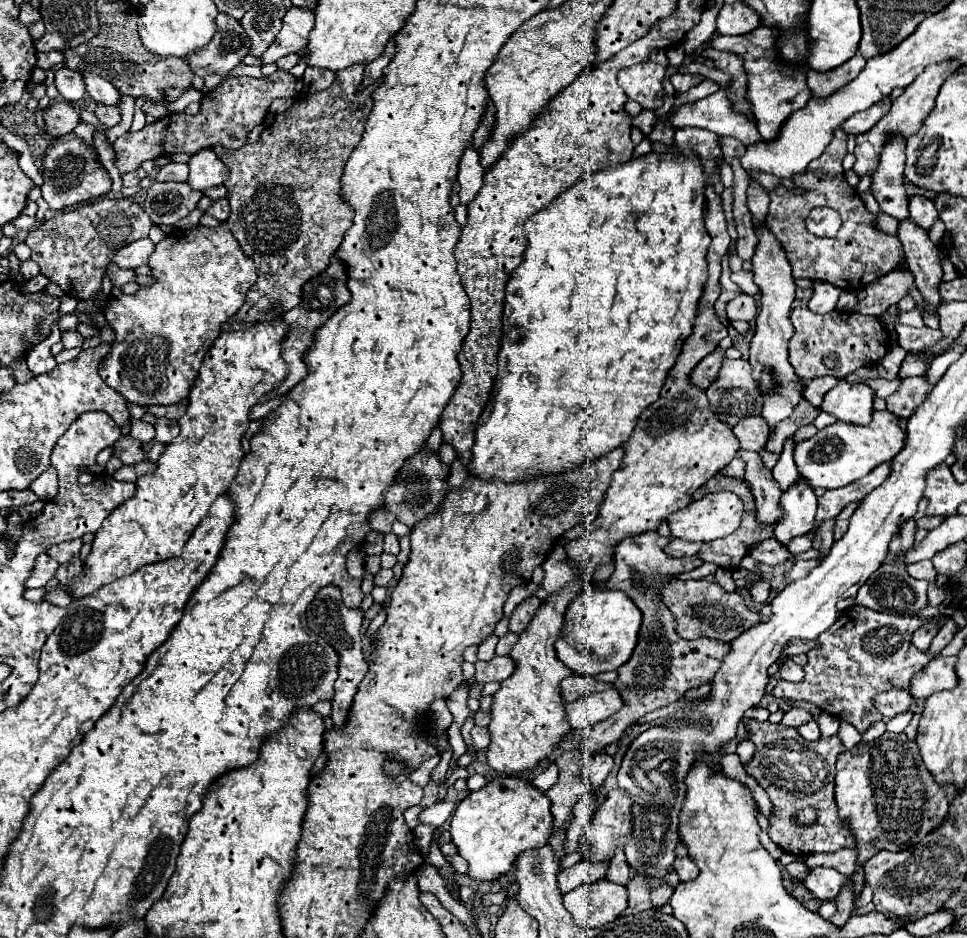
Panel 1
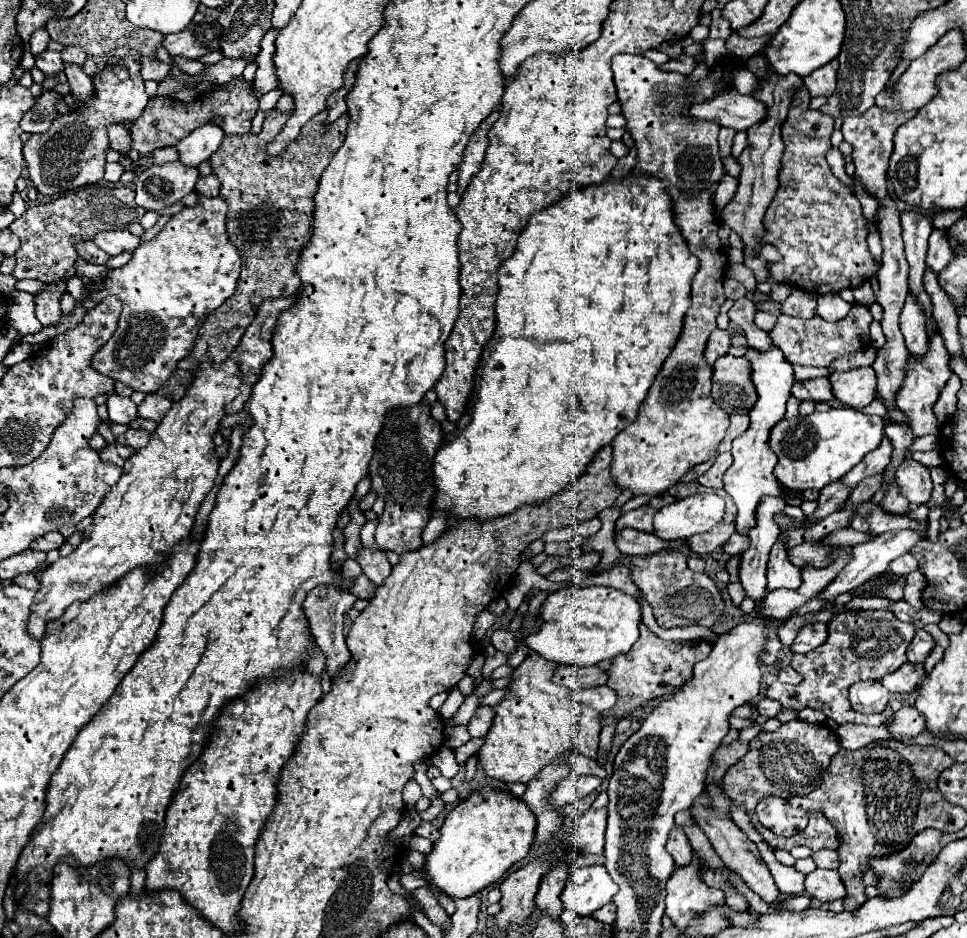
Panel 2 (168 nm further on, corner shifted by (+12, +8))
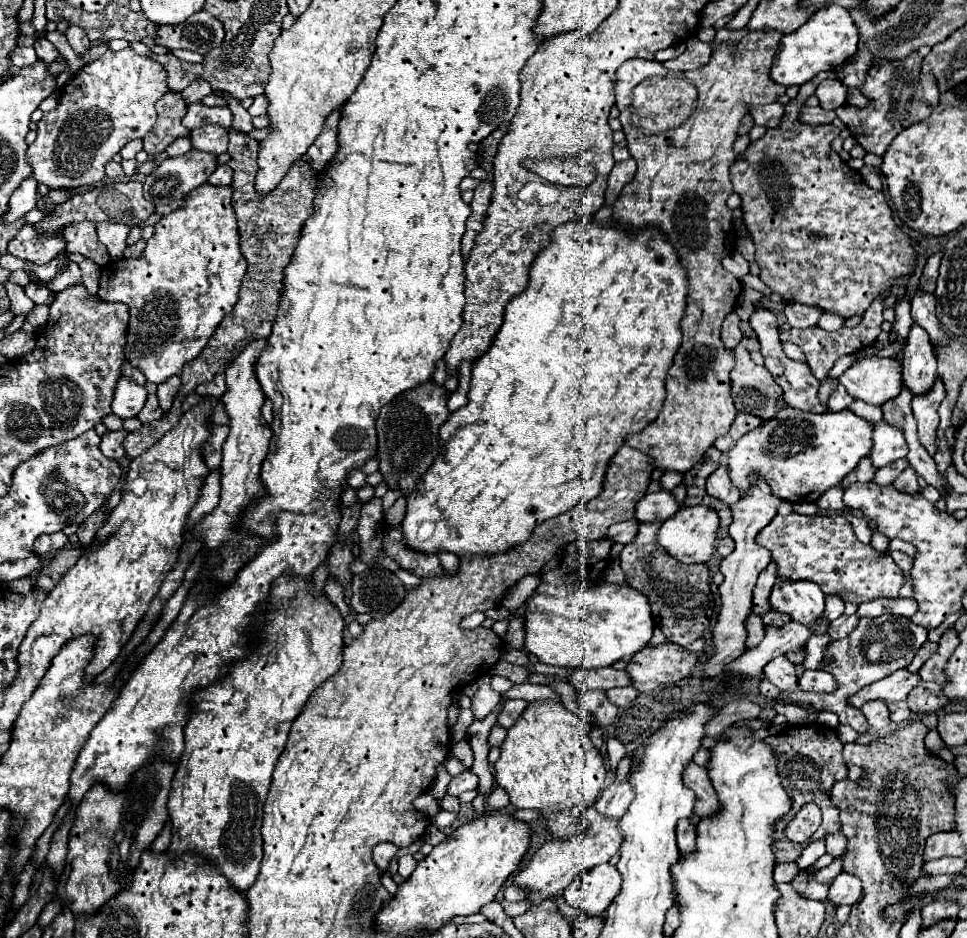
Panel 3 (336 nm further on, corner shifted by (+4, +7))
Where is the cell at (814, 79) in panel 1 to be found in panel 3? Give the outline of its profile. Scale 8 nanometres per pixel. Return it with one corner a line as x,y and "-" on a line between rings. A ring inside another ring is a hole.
826,79
818,85
816,97
820,99
820,107
826,111
834,111
846,103
846,85
836,79

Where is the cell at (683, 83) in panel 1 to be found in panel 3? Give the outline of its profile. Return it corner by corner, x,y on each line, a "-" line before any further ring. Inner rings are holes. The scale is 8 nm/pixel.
690,37
686,41
686,51
676,59
664,61
662,65
672,71
692,71
692,69
704,67
710,59
710,53
712,53
712,47
708,43
702,43
698,37

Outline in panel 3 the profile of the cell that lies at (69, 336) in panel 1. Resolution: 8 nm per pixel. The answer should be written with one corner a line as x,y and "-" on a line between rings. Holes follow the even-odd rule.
28,283
24,285
24,291
26,295
34,301
34,303
50,303
50,289
42,287
42,285
36,285
36,283

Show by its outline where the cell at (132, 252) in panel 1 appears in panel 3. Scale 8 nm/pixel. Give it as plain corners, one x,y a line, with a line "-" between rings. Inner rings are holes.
104,221
104,223
98,223
96,229
98,229
98,239
108,247
112,261
120,259
122,251
126,249
126,237
130,233
130,227
122,225
122,223

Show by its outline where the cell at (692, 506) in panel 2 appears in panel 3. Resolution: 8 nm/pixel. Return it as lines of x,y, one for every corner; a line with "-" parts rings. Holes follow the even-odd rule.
696,505
696,507
682,507
678,513
674,513
670,519
662,523
658,529
658,543
678,561
684,563
706,563
716,549
716,535
718,535
720,519
718,513
710,507

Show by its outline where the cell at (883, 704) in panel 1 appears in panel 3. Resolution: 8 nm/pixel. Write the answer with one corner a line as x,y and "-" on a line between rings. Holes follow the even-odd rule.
870,701
862,707
862,713
870,721
870,729
876,735
886,735
890,731
890,713
884,701

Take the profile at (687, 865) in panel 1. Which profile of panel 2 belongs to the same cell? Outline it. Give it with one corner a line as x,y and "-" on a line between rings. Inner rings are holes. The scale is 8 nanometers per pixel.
678,826
670,832
670,838
668,838
668,844
666,844
666,850
670,852
670,856
674,858
676,866
684,866
692,860
692,846
688,842
688,836
684,834
684,830
680,830

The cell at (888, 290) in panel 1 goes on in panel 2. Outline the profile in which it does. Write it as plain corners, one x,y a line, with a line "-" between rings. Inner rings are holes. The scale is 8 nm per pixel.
838,294
818,296
818,314
820,314
824,320
830,320
830,322
836,322
836,320
844,318
852,306
853,304
842,300

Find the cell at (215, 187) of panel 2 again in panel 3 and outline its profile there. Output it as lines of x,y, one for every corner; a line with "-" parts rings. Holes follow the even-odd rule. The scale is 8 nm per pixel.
218,165
216,171
208,179
210,185
230,185
232,183
232,169
228,165

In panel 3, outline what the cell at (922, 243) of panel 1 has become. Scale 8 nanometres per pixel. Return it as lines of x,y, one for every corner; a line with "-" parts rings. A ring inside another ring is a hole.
918,325
912,327
908,343
904,347
902,369
904,369
904,387
912,395
928,393
930,385
934,385
936,381
936,357
932,353
930,337

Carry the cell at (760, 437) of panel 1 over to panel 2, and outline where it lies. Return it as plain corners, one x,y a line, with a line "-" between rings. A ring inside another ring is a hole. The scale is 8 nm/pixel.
732,414
730,416
730,428
724,436
724,440
718,446
718,452
730,452
730,444
734,442
736,436
742,436
742,432
746,432
746,428
750,426
750,420
746,414

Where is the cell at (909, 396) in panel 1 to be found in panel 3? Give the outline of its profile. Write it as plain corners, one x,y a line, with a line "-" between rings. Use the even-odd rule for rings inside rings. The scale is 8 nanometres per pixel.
936,381
926,395
916,395
912,399
912,413
918,423
918,441
920,445
934,457
938,451
936,445
936,429
938,429
938,407
946,397
946,389
942,381

